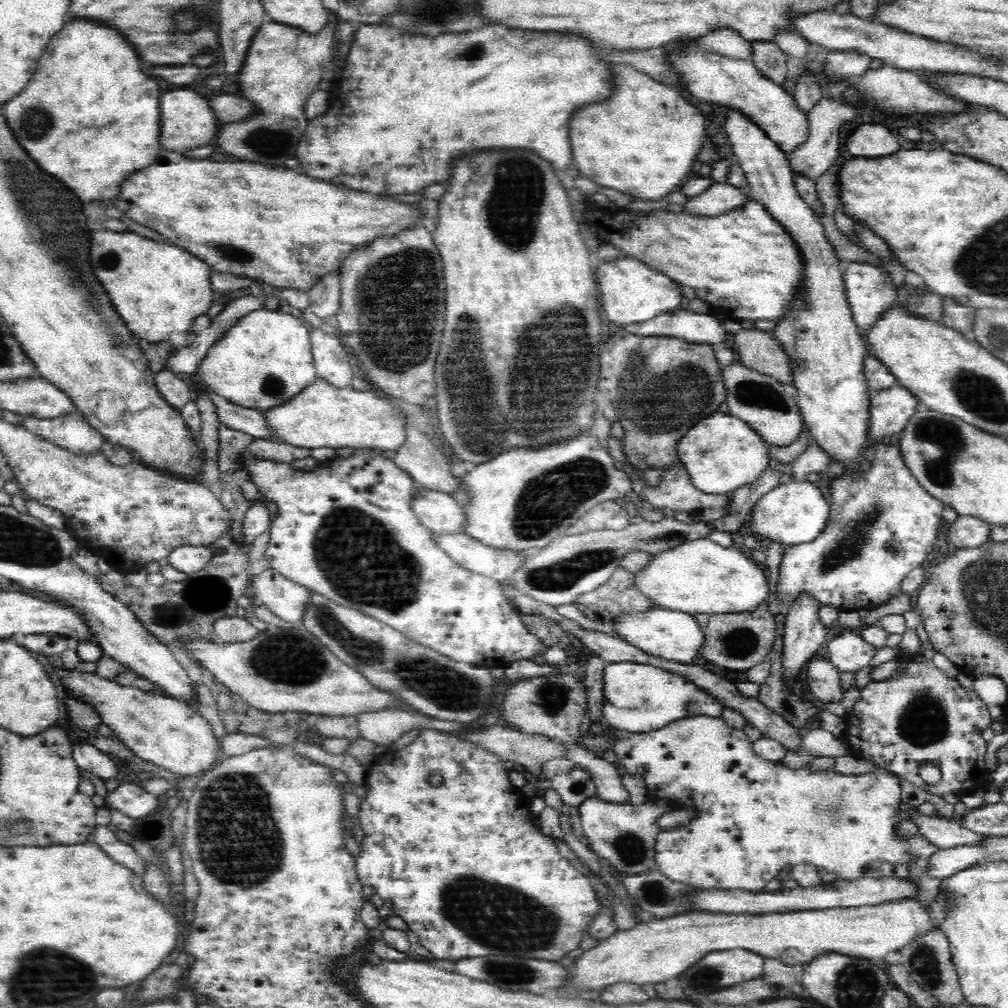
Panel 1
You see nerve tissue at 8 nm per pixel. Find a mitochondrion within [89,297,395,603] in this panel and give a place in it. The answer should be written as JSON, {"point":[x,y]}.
{"point":[271,385]}

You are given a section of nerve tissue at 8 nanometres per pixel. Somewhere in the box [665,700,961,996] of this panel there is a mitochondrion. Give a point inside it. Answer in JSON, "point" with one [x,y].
{"point":[923,960]}

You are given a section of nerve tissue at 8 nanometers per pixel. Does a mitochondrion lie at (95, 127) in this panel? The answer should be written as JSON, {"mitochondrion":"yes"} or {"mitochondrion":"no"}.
{"mitochondrion":"no"}

